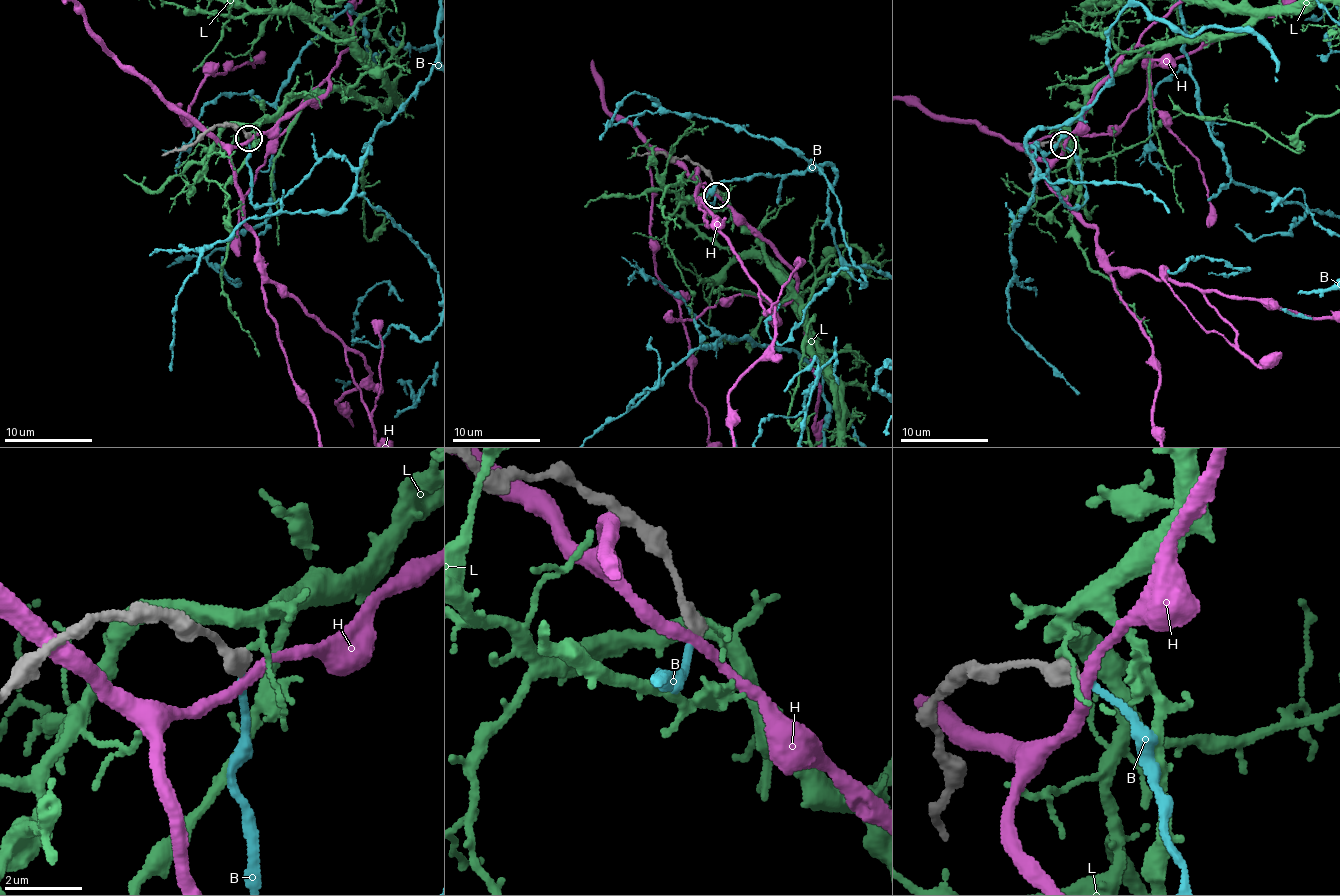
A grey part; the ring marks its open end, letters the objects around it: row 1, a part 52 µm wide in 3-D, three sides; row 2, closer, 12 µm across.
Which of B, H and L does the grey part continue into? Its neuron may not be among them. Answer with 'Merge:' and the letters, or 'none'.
Merge: B

